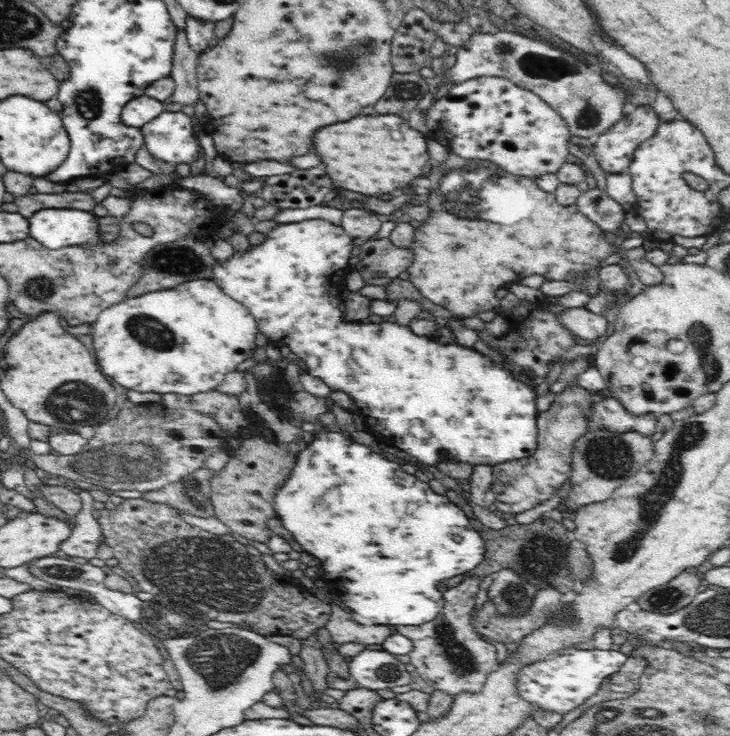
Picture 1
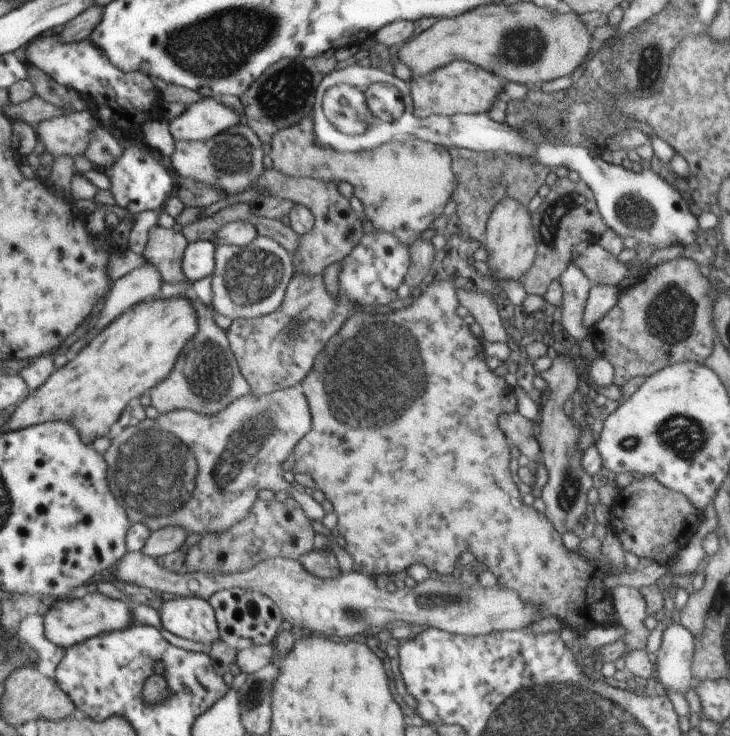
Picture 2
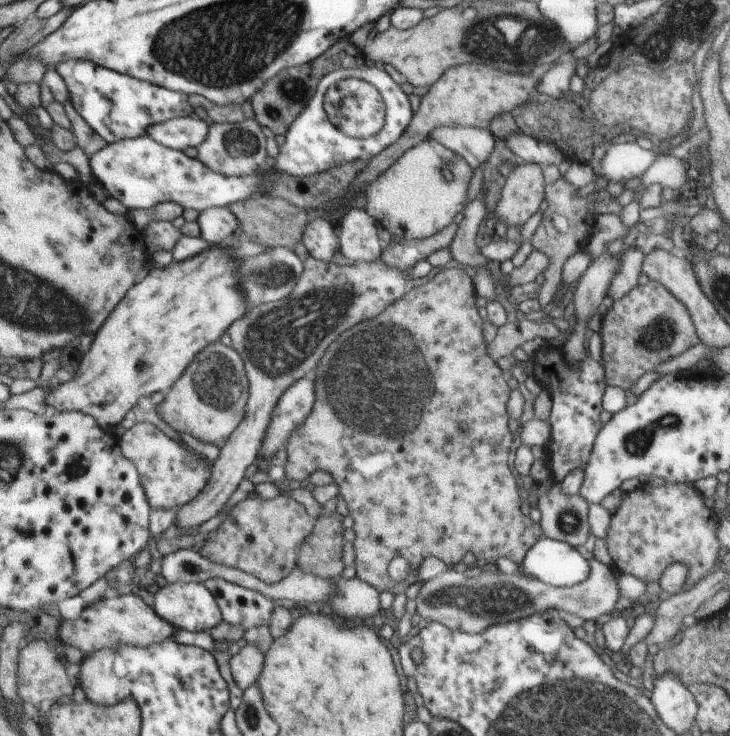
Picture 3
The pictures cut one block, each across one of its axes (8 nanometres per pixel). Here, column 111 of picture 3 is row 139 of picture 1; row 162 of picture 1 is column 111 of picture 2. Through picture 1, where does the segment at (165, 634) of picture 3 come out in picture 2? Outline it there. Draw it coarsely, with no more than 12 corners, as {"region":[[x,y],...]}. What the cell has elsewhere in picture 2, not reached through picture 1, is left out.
{"region":[[101,593],[55,600],[45,636],[64,648],[134,624]]}

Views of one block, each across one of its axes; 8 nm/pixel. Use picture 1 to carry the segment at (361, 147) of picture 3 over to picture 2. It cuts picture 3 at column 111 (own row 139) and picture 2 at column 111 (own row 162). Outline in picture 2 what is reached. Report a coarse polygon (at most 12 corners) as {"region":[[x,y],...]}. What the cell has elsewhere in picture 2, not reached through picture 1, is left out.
{"region":[[131,141],[105,174],[134,215],[174,195],[173,174]]}

